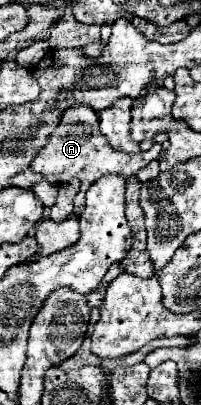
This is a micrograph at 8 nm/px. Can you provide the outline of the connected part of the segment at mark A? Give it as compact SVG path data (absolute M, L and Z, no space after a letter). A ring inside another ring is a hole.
M75 104L63 113L59 126L51 134L49 144L43 146L35 156L35 160L31 162L31 170L41 172L53 184L63 184L71 178L79 178L81 190L75 196L75 214L81 214L85 208L85 192L97 178L105 174L121 174L129 178L137 174L141 168L145 168L151 162L151 158L157 160L159 152L161 152L161 144L153 144L149 150L139 154L123 154L113 150L107 138L99 132L97 114L85 104ZM79 112L87 112L87 114L79 114Z

